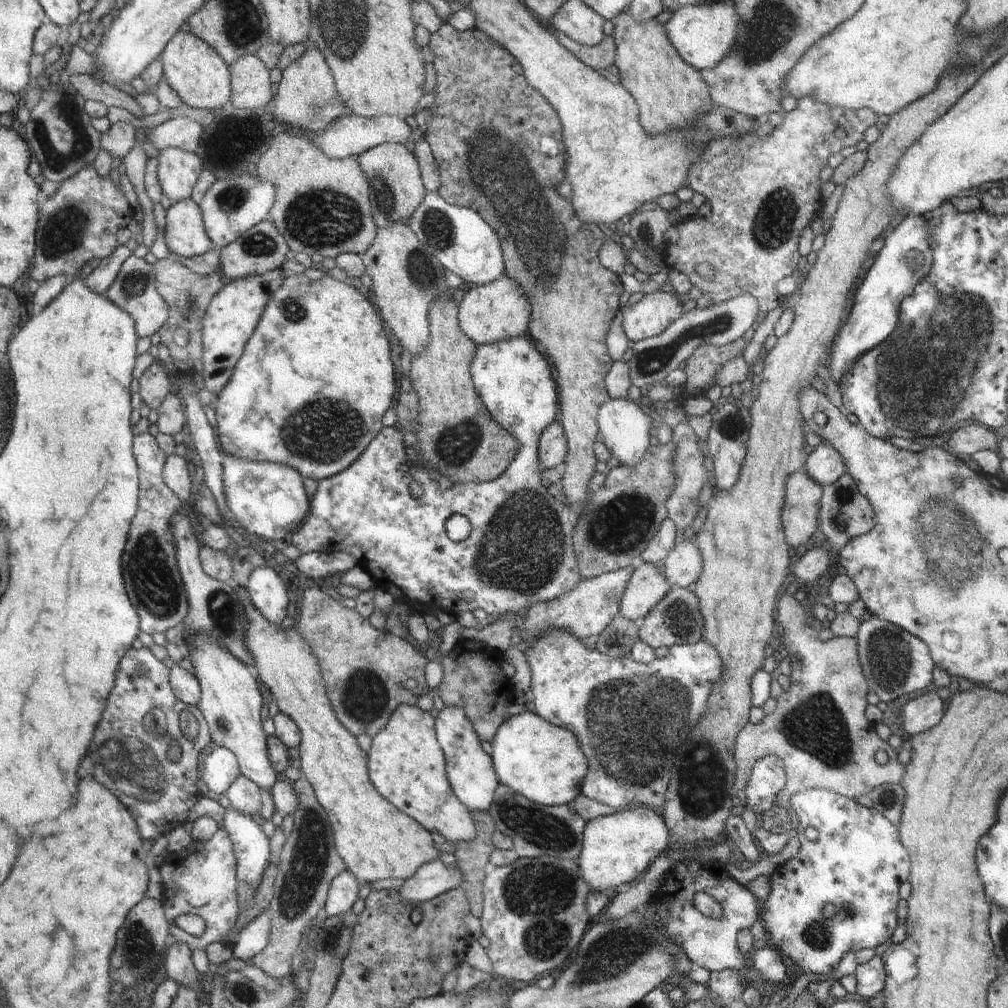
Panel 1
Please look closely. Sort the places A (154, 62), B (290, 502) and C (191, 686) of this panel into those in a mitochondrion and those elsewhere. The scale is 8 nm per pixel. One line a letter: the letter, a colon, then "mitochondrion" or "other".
A: other
B: other
C: other

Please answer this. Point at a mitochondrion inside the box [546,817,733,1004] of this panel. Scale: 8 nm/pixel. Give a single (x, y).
(611, 954)

